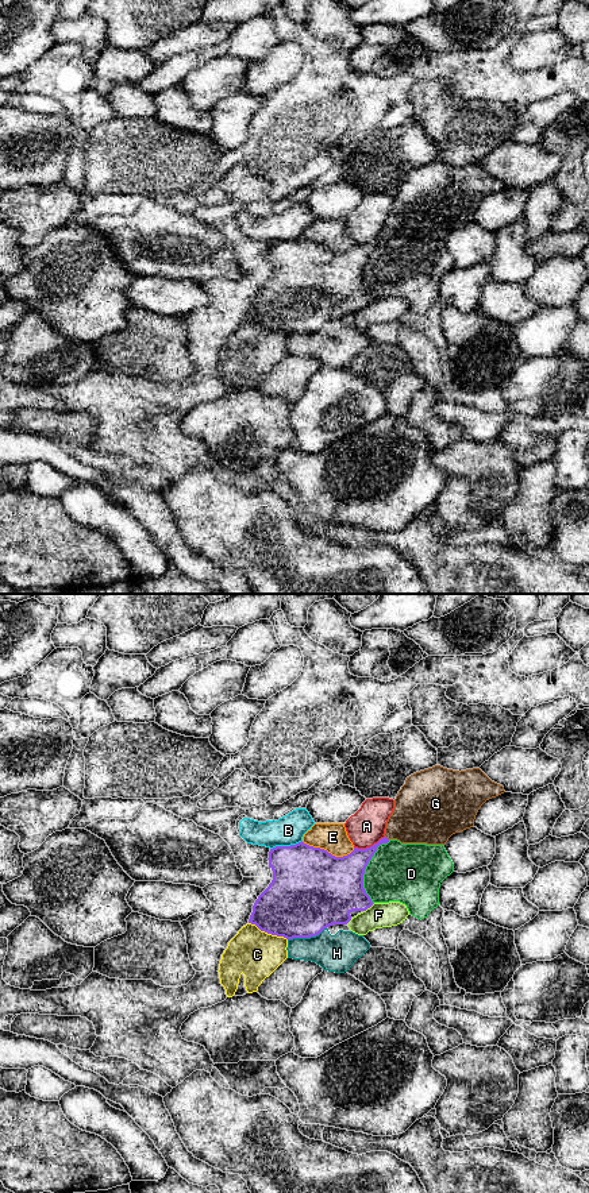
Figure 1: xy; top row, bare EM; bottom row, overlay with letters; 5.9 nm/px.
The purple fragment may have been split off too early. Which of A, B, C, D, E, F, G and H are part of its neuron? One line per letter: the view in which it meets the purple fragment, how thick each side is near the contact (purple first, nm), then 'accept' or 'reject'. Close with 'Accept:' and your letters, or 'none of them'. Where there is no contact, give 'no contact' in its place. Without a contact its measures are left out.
A: meets purple in xy; 260 nm thick on the purple side, 220 nm on the other; reject
B: meets purple in xy; 420 nm thick on the purple side, 180 nm on the other; reject
C: meets purple in xy; 400 nm thick on the purple side, 280 nm on the other; reject
D: meets purple in xy; 380 nm thick on the purple side, 360 nm on the other; reject
E: meets purple in xy; 480 nm thick on the purple side, 180 nm on the other; reject
F: meets purple in xy; 380 nm thick on the purple side, 150 nm on the other; reject
G: meets purple in xy; 140 nm thick on the purple side, 340 nm on the other; reject
H: meets purple in xy; 460 nm thick on the purple side, 220 nm on the other; reject
Accept: none of them

